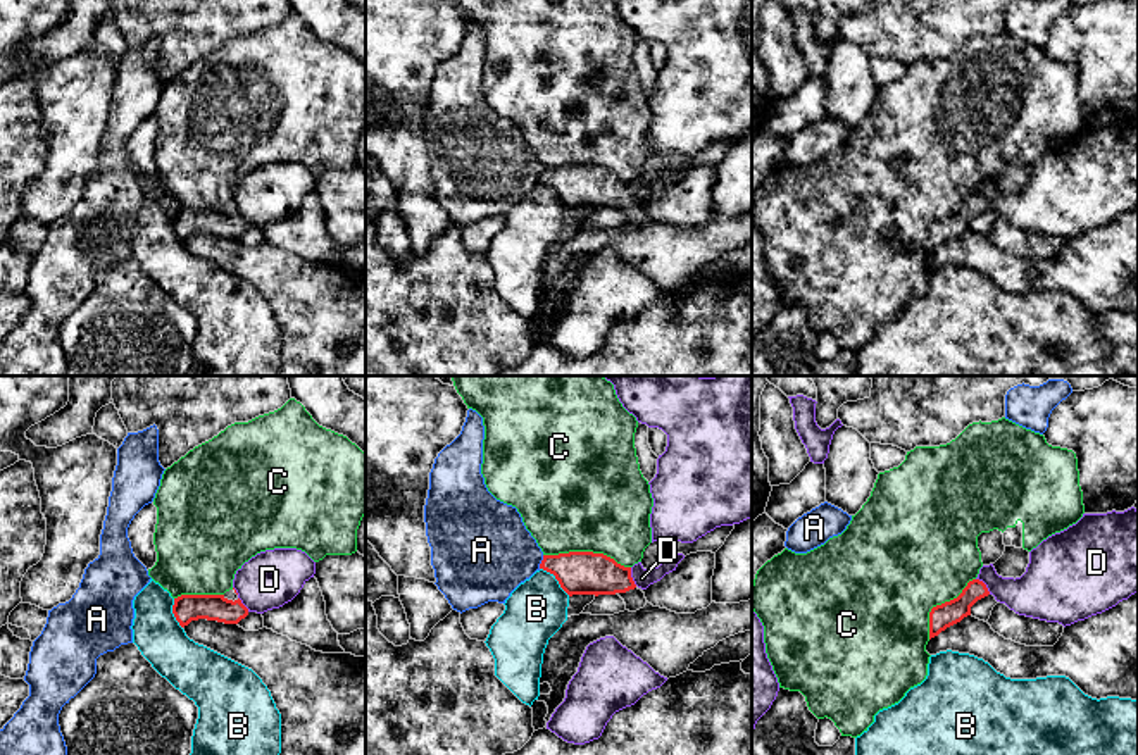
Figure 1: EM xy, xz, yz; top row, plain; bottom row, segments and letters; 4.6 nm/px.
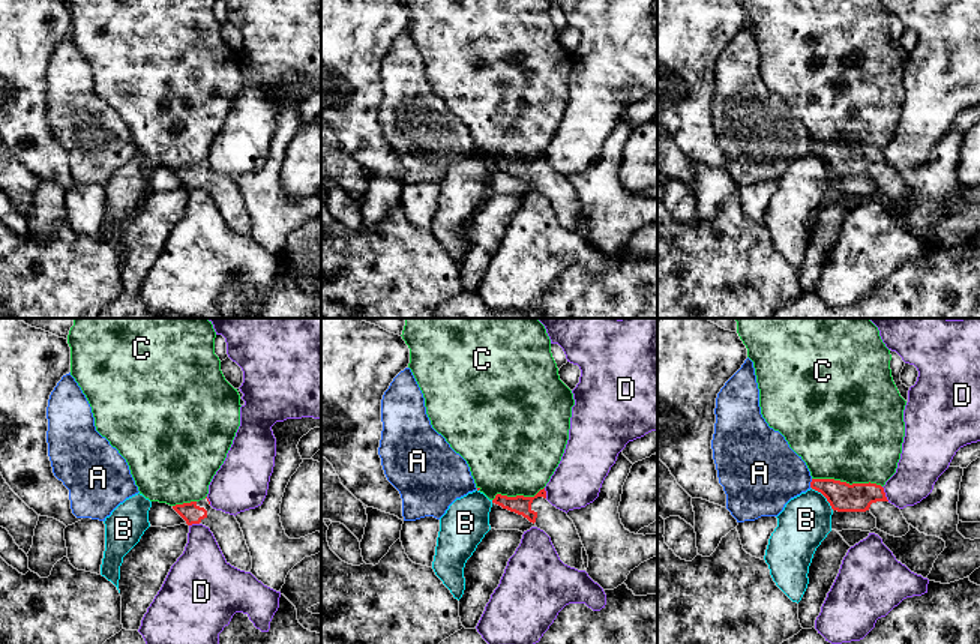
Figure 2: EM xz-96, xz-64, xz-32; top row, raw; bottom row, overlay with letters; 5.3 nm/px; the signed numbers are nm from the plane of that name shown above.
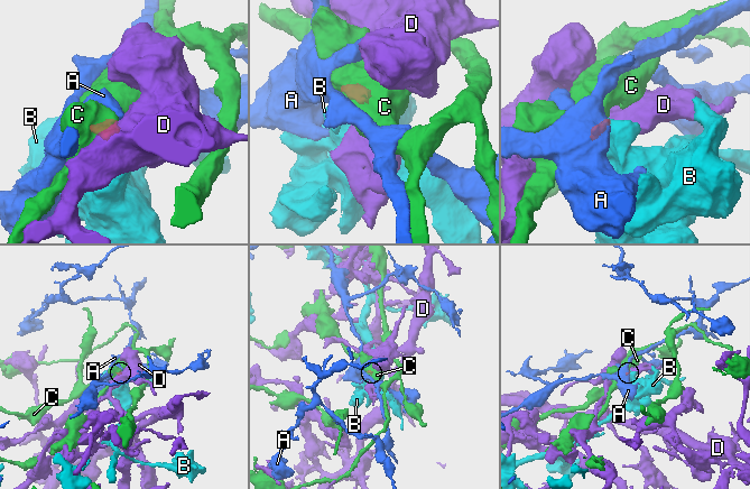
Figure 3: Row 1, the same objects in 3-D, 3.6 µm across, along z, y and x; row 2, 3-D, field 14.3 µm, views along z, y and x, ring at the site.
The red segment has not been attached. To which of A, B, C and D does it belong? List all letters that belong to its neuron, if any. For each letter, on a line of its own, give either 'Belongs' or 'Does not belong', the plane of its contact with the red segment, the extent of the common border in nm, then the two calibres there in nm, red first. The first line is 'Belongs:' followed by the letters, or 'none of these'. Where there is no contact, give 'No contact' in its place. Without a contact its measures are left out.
Belongs: none of these
A: Does not belong. Touches red in xz. Shared border 70 nm. Thickness 200 nm (red) against 400 nm
B: Does not belong. Touches red in xz. Shared border 190 nm. Thickness 200 nm (red) against 280 nm
C: Does not belong. Touches red in xz. Shared border 420 nm. Thickness 200 nm (red) against 500 nm
D: Does not belong. Touches red in yz. Shared border 100 nm. Thickness 120 nm (red) against 220 nm

